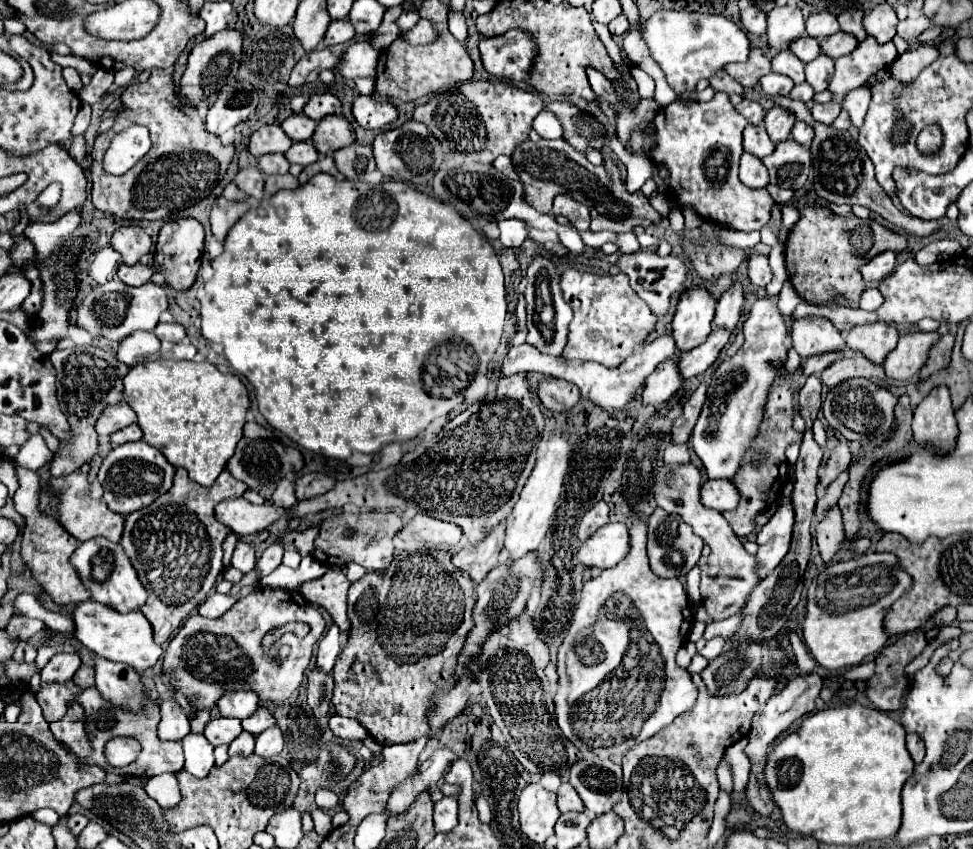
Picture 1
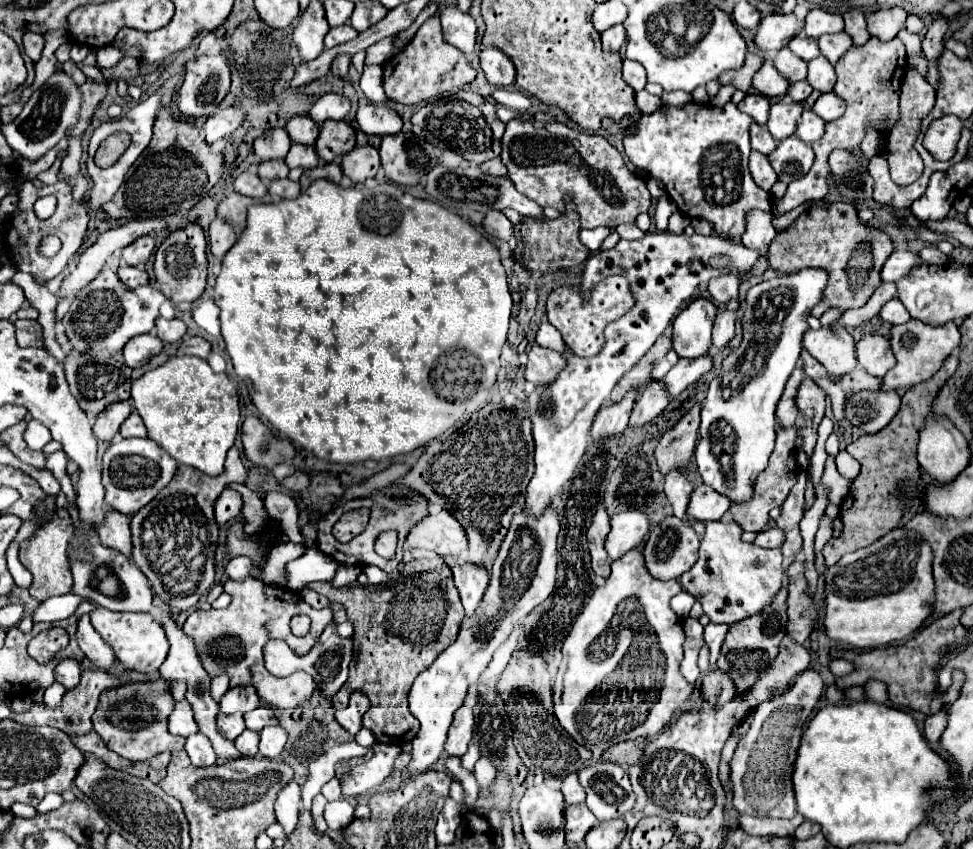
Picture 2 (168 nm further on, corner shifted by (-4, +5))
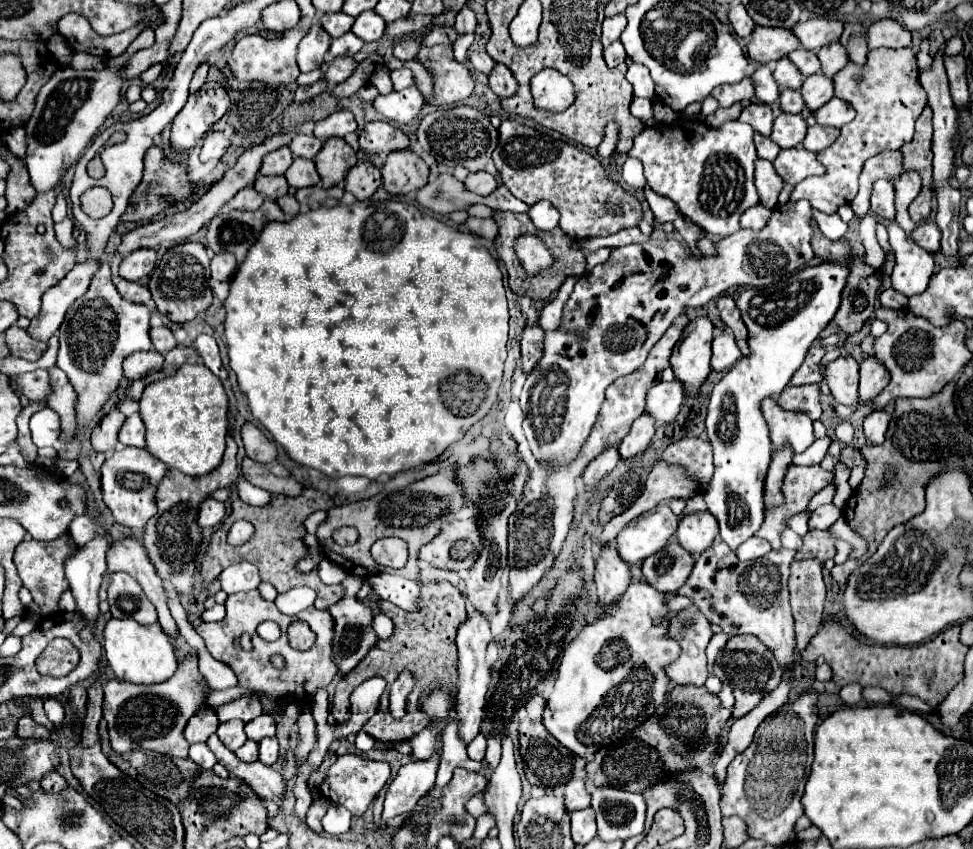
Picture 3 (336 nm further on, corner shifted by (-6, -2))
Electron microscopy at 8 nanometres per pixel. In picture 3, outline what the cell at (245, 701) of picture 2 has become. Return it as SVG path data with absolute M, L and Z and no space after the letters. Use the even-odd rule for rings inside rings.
M254 695L234 699L234 701L224 703L216 709L216 715L218 715L220 723L230 721L230 719L242 719L244 723L248 723L248 721L256 719L260 713L262 713L262 705L260 705L260 699L254 697Z

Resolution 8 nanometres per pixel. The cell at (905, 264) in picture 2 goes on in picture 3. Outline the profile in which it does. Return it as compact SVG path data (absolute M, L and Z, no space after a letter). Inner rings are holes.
M898 223L888 227L890 245L896 257L896 265L892 271L892 287L908 297L918 295L928 287L928 281L934 273L934 259L928 251L908 241Z

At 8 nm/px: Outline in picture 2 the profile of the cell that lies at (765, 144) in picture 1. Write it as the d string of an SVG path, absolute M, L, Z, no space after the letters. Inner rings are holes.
M756 122L750 126L750 138L752 138L752 150L760 154L770 154L776 148L776 142L772 140L768 128L762 128Z

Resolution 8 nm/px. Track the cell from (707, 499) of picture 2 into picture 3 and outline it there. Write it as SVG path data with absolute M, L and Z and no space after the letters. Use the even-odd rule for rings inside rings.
M708 511L684 515L678 523L676 539L692 555L700 555L702 551L706 551L716 537L718 537L718 523L714 515L708 515Z

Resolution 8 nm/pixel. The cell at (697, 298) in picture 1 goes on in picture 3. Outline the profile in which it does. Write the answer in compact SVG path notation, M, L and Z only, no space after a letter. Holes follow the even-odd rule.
M696 317L684 329L680 343L676 343L670 365L686 387L686 395L692 395L710 373L710 357L712 357L712 331L714 325L708 317Z

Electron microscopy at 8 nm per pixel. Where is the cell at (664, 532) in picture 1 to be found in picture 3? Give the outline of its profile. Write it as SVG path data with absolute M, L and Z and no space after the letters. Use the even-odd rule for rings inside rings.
M670 539L664 551L658 551L644 561L642 573L654 589L662 593L674 593L686 583L688 575L692 573L692 567L694 557L684 551L684 547L680 547L676 539Z

